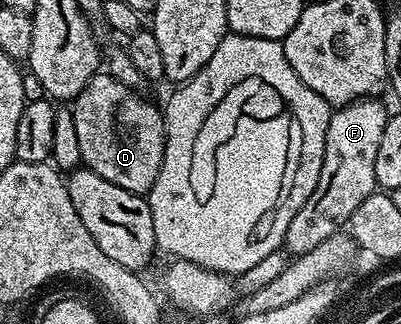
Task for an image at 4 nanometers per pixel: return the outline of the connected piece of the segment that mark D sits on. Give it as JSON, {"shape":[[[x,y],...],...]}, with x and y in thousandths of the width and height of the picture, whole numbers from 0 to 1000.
{"shape":[[[242,228],[202,278],[202,290],[182,312],[187,386],[192,389],[192,438],[202,448],[207,506],[229,519],[252,549],[282,562],[282,574],[302,574],[302,586],[322,586],[364,599],[377,590],[382,562],[401,525],[406,497],[406,349],[384,333],[372,312],[322,262],[307,262],[292,241],[269,228]]]}

